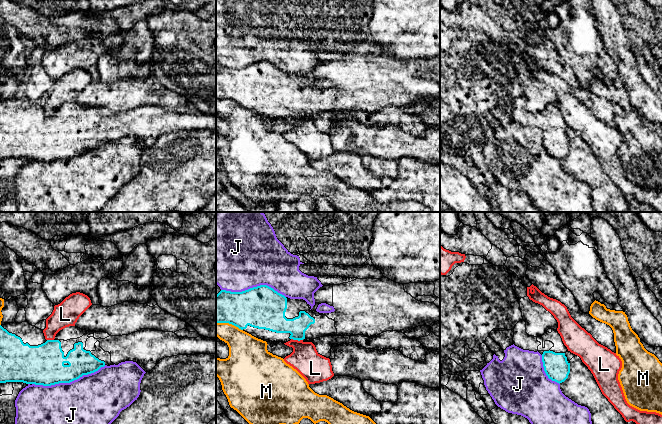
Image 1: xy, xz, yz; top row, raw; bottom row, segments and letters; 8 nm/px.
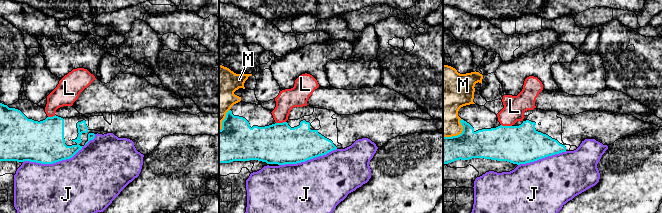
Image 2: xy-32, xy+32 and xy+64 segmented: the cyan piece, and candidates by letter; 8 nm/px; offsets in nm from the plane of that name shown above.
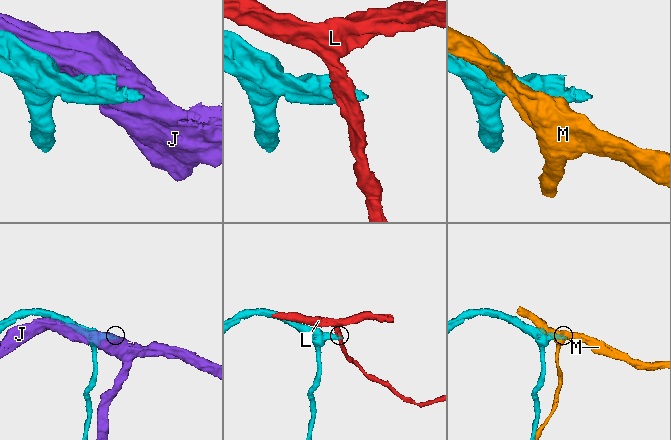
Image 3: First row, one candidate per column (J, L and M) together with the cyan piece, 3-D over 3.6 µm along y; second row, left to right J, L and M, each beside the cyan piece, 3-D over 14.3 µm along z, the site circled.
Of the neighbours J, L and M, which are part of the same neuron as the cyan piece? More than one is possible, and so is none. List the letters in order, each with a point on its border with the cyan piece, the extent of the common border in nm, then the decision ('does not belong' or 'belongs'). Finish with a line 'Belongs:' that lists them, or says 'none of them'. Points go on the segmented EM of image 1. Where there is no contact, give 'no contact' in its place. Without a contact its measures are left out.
J: xy (68, 382) | 600 nm | does not belong
L: xz (297, 339) | 100 nm | does not belong
M: xz (229, 323) | 220 nm | does not belong
Belongs: none of them

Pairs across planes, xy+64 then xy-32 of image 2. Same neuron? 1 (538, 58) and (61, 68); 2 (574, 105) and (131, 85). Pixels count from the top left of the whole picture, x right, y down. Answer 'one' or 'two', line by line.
1: one
2: one

